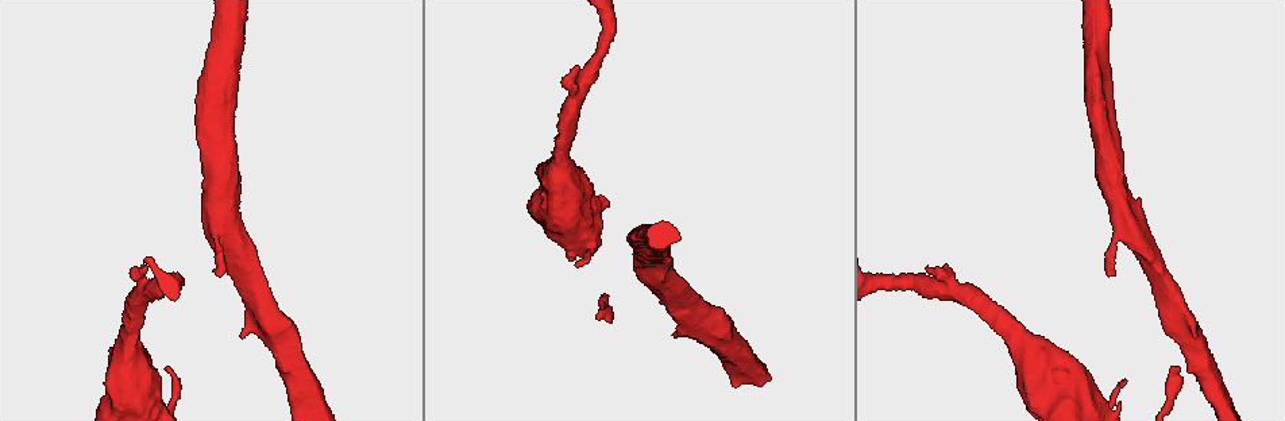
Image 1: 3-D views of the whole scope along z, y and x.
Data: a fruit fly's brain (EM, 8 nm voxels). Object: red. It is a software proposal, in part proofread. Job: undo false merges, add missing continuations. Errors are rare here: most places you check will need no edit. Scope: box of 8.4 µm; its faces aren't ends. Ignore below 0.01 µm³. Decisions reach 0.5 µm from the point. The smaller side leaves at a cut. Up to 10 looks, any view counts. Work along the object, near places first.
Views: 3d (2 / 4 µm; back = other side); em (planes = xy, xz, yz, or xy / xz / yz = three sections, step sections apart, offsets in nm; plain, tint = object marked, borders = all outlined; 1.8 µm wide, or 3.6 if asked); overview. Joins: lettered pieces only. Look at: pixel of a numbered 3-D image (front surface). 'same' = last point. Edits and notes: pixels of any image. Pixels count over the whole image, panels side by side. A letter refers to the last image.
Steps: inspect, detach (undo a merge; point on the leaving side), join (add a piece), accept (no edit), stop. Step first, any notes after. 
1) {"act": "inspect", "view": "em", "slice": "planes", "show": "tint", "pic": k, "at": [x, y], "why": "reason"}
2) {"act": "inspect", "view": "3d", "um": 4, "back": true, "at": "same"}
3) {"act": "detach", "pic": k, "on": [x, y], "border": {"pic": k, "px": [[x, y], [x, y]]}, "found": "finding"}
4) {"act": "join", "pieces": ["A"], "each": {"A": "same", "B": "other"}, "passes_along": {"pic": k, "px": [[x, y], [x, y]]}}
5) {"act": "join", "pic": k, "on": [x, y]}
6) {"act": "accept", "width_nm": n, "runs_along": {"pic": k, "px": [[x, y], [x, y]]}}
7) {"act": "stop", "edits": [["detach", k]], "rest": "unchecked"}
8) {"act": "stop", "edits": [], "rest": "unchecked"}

{"act": "inspect", "view": "3d", "um": 4, "pic": 1, "at": [578, 67], "why": "an open end"}

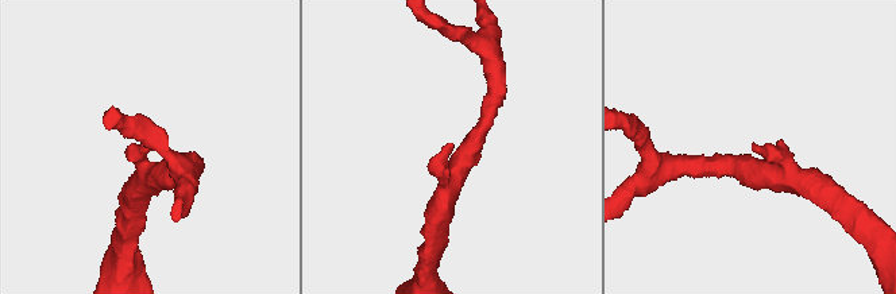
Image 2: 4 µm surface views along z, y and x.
{"act": "inspect", "view": "em", "slice": "yz", "step": 16, "show": "borders", "pic": 2, "at": [147, 148]}

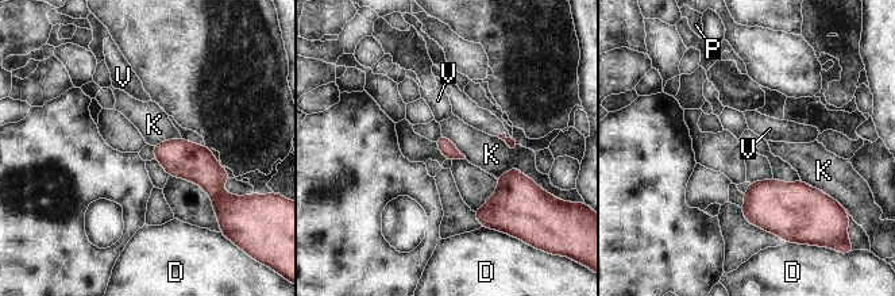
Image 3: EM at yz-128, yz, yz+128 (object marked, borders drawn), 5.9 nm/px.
{"act": "inspect", "view": "em", "slice": "xz", "step": 4, "show": "borders", "at": "same", "why": "cut it another way"}

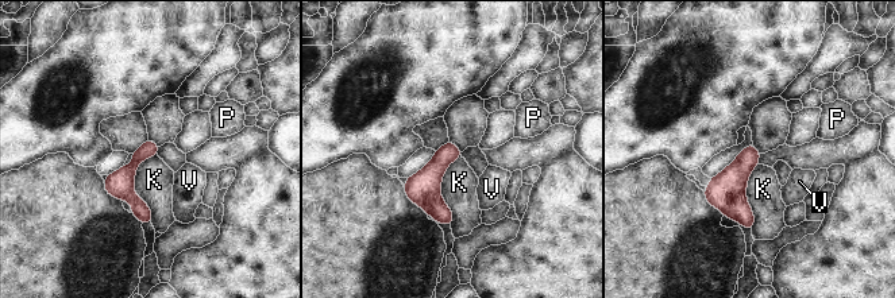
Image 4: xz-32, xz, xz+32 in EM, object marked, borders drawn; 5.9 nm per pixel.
{"act": "accept", "each": {"K": "other", "P": "other", "V": "other"}, "border": {"pic": 4, "px": [[157, 154], [134, 180], [151, 221]]}, "found": "none of them fits"}

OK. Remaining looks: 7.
{"act": "inspect", "view": "em", "slice": "yz", "step": 8, "show": "tint", "pic": 1, "at": [1112, 275], "why": "branch stops here"}

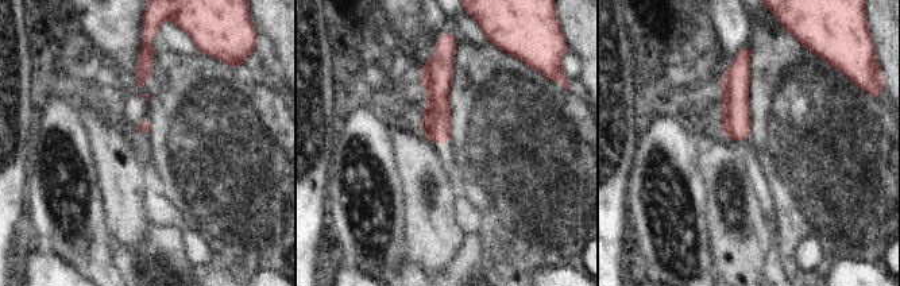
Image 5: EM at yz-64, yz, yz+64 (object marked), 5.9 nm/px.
{"act": "inspect", "view": "em", "slice": "xz", "step": 8, "show": "borders", "at": "same", "why": "cut it another way"}

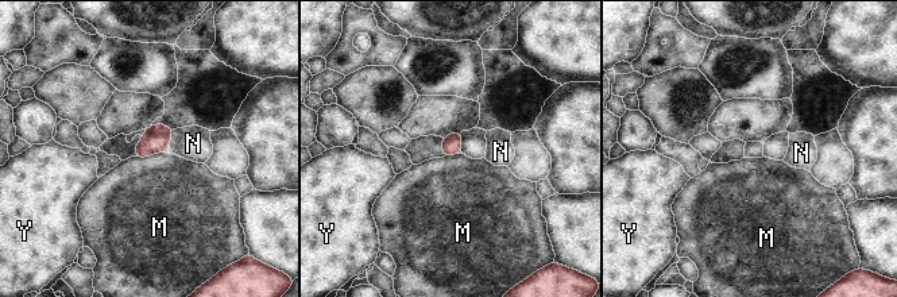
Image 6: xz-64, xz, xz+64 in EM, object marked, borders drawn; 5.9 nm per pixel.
{"act": "accept", "each": {"M": "other", "N": "other", "Y": "other"}, "border": {"pic": 6, "px": [[167, 150], [136, 157]]}, "found": "none of them fits"}

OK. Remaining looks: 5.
{"act": "inspect", "view": "em", "slice": "xy", "step": 4, "show": "borders", "pic": 1, "at": [199, 97], "why": "branch stops here"}

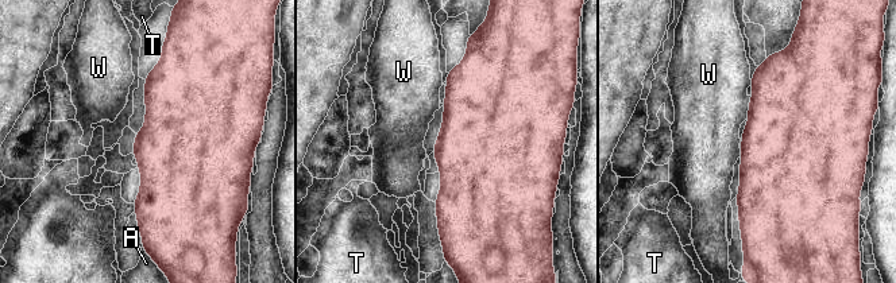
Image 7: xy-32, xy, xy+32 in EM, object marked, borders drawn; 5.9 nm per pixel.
{"act": "inspect", "view": "em", "slice": "planes", "show": "borders", "at": "same", "why": "cut it another way"}

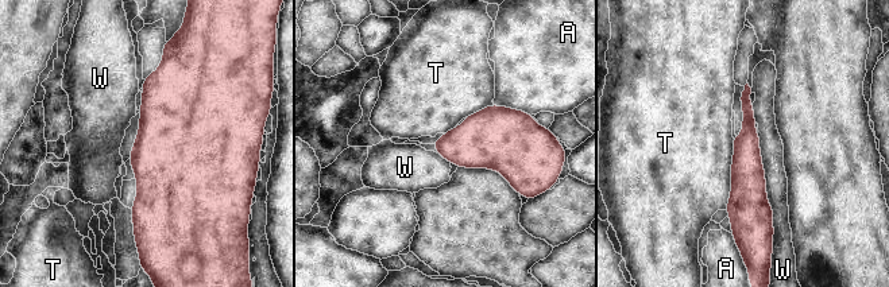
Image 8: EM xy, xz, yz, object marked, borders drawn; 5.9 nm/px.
{"act": "accept", "each": {"A": "other", "T": "other", "W": "other"}, "runs_along": {"pic": 8, "px": [[748, 90], [748, 213], [741, 228]]}, "found": "none of them fits"}

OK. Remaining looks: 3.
{"act": "inspect", "view": "3d", "um": 2, "pic": 1, "at": [1195, 339], "why": "an open end"}

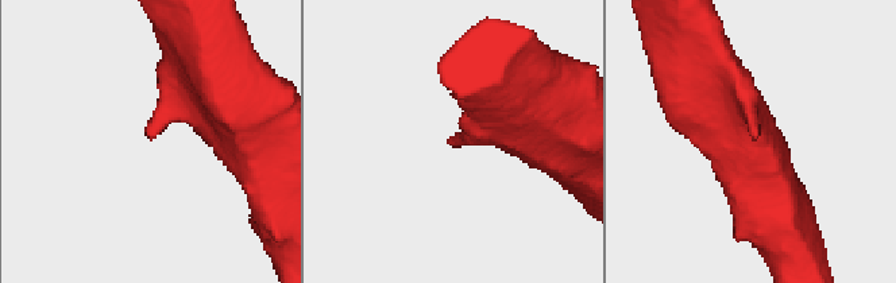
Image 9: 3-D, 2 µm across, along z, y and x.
{"act": "inspect", "view": "em", "slice": "planes", "show": "borders", "pic": 9, "at": [454, 140]}

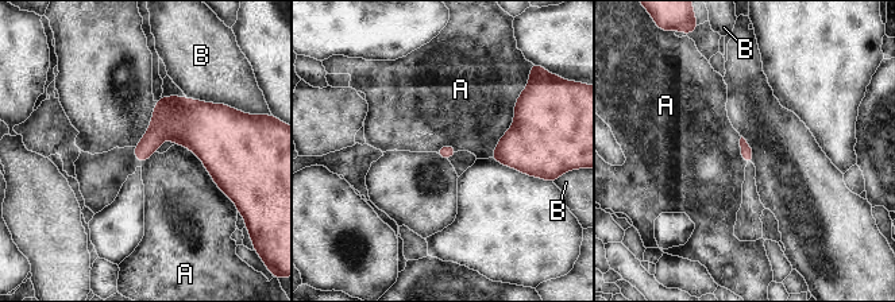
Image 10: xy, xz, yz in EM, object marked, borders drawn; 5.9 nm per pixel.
{"act": "accept", "longest_contact_nm": ["A", 420], "each": {"A": "other", "B": "other"}, "found": "no lettered piece goes on from it"}

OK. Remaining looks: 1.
{"act": "stop", "edits": [], "rest": "unchecked"}

